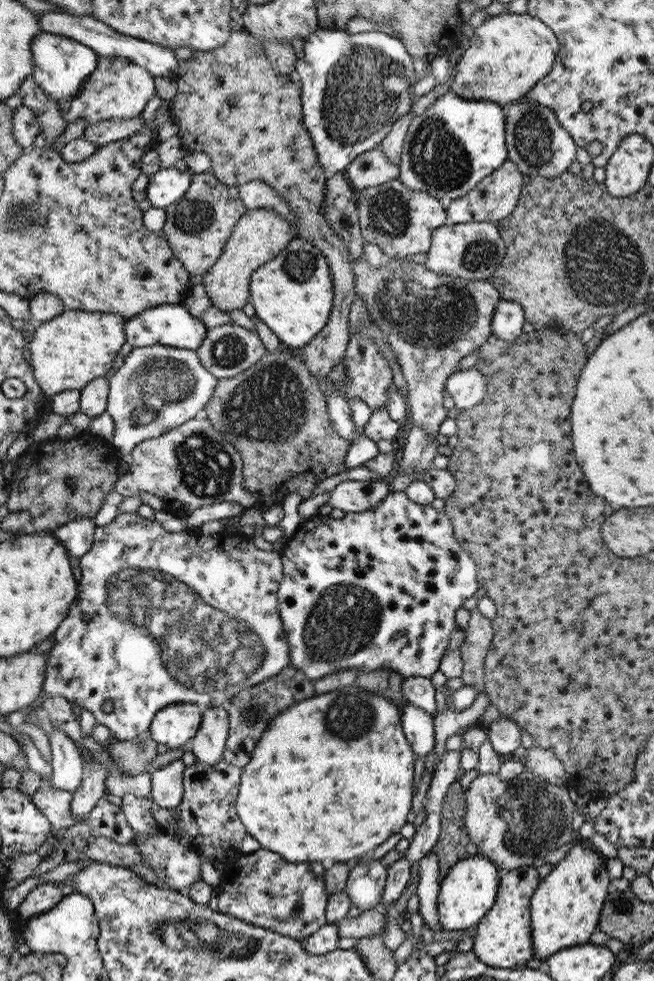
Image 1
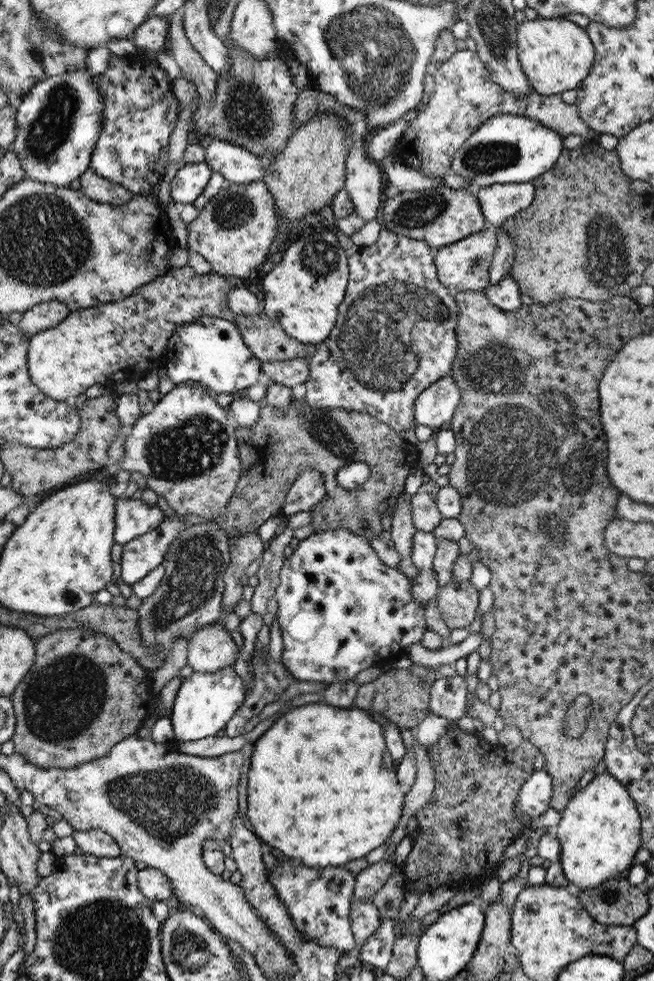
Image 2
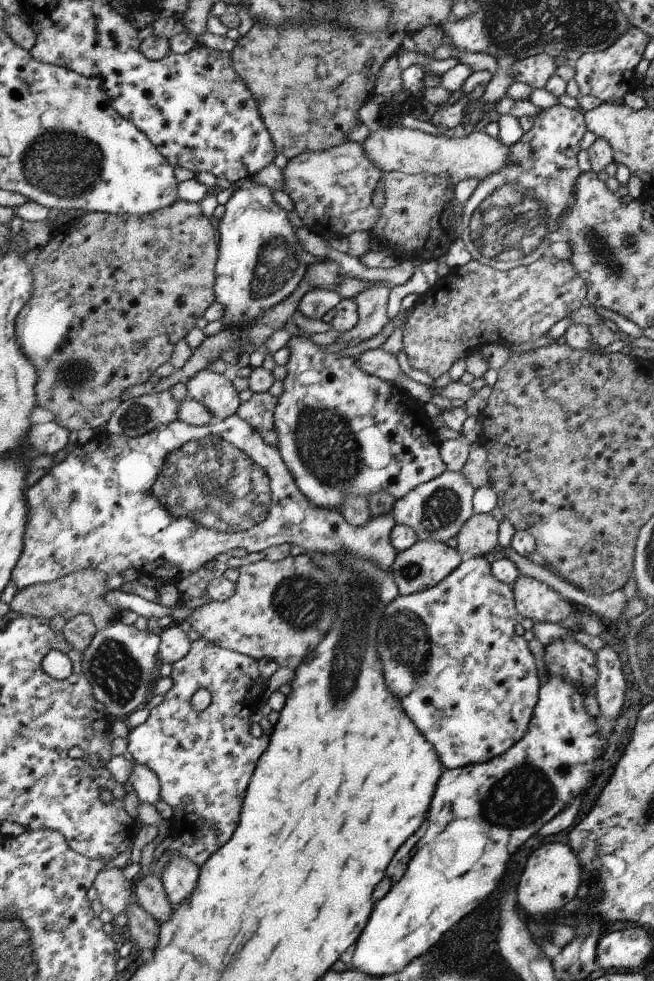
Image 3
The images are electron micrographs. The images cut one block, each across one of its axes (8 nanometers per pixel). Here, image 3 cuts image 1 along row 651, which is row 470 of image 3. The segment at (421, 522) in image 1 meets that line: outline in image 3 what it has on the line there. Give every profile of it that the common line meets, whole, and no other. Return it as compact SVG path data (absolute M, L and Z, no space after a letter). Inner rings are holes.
M293 330L293 337L289 340L289 348L291 350L290 359L285 365L287 368L287 376L283 380L283 392L279 396L278 404L274 410L275 429L279 435L278 448L284 464L291 469L292 476L295 477L295 482L299 488L311 498L315 504L322 508L330 508L340 512L342 504L344 504L344 496L366 496L374 495L375 492L386 490L398 500L405 494L408 494L416 486L424 484L433 478L440 476L446 471L446 466L440 458L440 441L437 436L437 428L434 428L432 420L426 415L424 405L416 402L412 395L402 387L395 385L393 382L380 380L377 376L370 376L367 372L359 367L356 357L346 358L338 353L326 352L323 346L314 344L310 338L306 336L297 337L297 333Z

